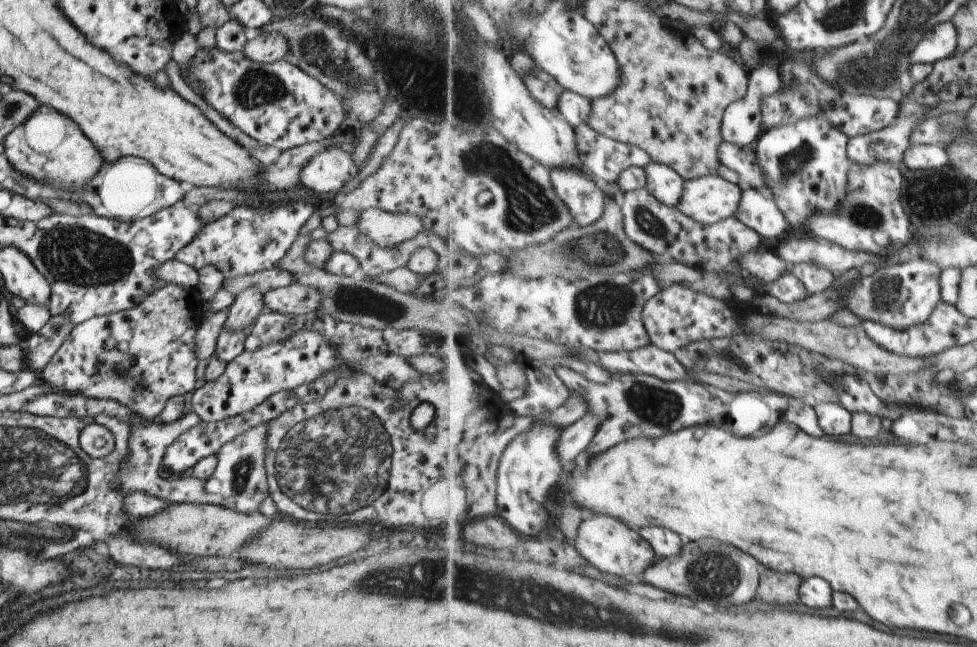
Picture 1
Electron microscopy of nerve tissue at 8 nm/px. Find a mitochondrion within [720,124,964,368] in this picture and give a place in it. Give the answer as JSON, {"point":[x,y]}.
{"point":[888,294]}

